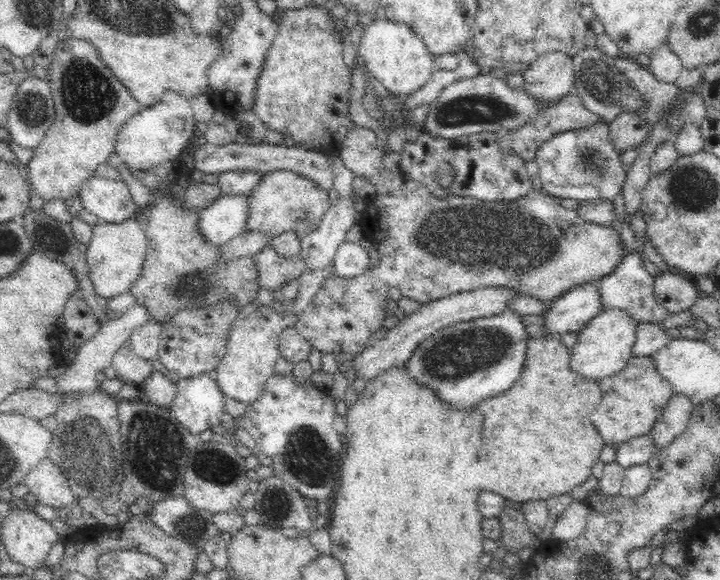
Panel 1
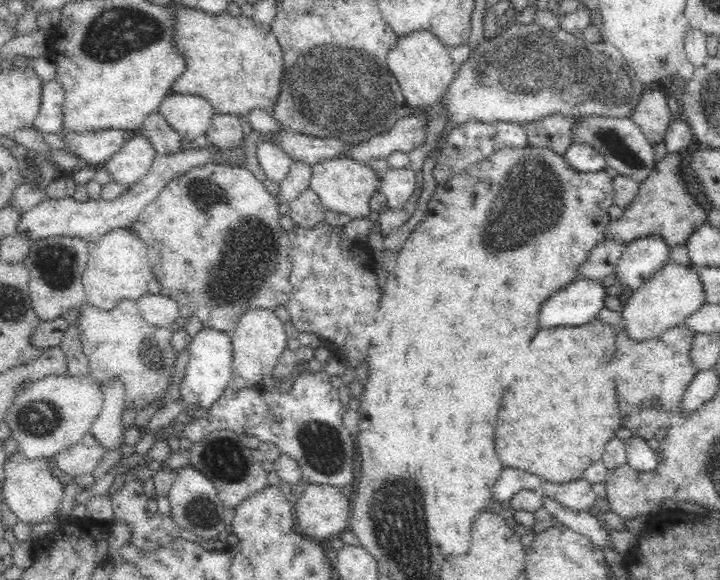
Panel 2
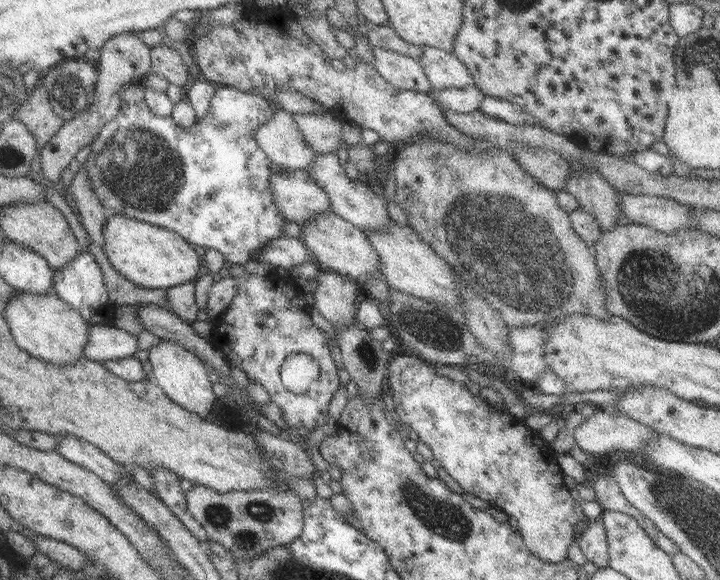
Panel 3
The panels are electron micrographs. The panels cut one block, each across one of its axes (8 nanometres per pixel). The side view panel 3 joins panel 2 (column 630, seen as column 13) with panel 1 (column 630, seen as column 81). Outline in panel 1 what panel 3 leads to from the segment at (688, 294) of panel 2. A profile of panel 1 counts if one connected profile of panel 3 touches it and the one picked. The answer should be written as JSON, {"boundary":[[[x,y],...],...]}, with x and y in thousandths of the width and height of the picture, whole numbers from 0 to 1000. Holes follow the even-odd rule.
{"boundary":[[[838,531],[831,545],[815,553],[814,562],[806,567],[803,590],[794,600],[792,636],[806,648],[832,659],[858,645],[879,617],[883,562],[888,557],[861,531]]]}

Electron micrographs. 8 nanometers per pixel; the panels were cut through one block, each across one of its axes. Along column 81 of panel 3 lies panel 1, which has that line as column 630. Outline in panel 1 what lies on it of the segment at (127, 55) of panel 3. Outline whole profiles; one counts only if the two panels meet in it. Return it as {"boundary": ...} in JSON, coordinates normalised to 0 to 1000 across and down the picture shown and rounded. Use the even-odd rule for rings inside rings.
{"boundary":[[[882,193],[861,197],[846,212],[847,243],[851,253],[867,266],[869,259],[886,257],[903,231],[901,214]]]}

